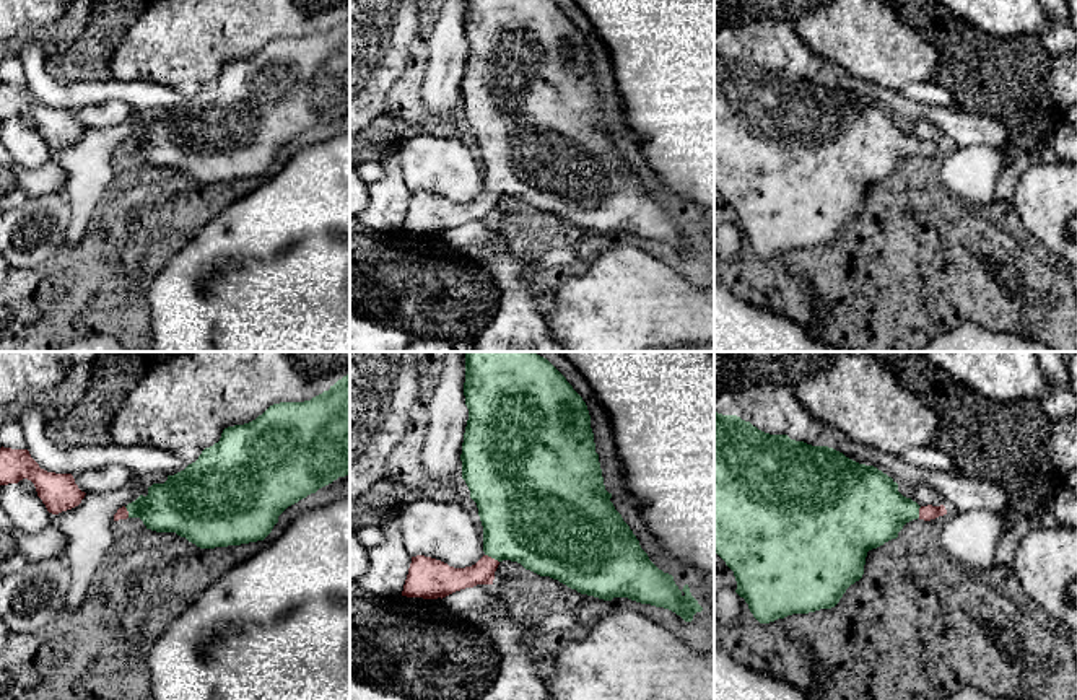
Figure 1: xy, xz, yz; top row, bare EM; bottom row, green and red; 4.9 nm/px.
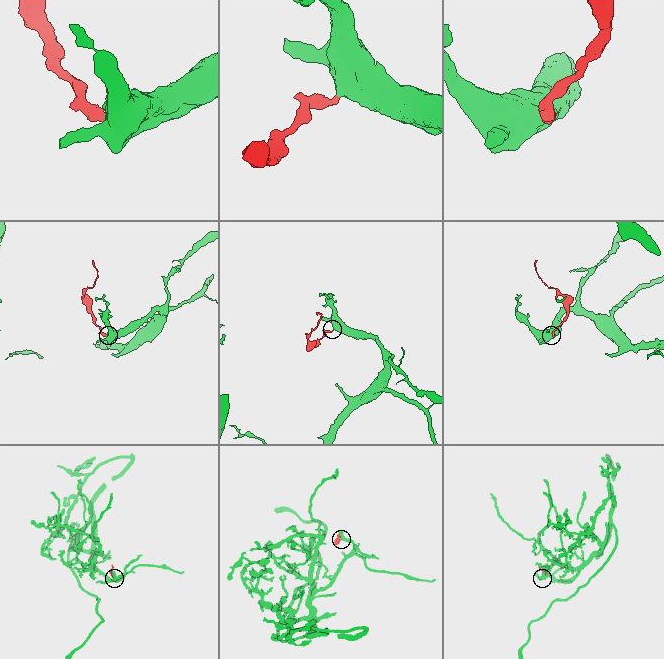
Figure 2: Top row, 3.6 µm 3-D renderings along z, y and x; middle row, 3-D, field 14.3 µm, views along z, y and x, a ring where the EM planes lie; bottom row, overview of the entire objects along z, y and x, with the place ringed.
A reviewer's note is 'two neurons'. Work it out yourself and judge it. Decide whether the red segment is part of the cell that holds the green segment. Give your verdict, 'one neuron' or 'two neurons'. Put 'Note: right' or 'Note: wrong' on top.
Note: wrong
one neuron

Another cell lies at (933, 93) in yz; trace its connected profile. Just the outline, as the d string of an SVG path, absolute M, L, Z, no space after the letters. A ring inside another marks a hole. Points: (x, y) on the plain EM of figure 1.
M934 80L909 83L901 91L911 101L929 104L929 106L952 106L955 101L952 93L947 90L947 86Z

